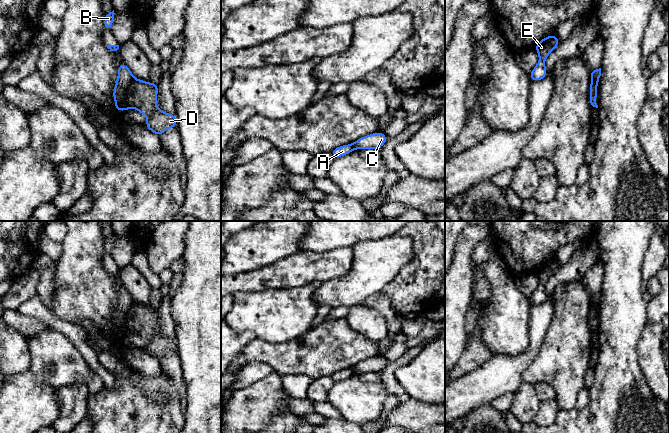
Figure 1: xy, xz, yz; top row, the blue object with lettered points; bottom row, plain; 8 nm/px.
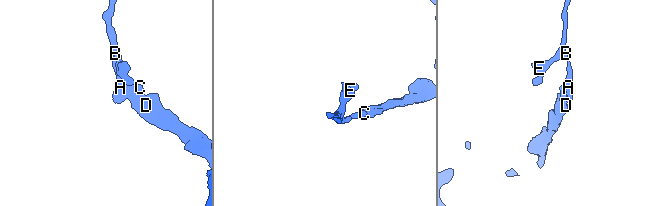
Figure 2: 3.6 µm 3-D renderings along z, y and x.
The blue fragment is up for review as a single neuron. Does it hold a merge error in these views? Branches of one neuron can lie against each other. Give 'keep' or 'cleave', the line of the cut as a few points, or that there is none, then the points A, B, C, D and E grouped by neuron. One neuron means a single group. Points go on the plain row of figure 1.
cleave; cut xy (133, 301), (129, 311), (130, 330); groups A B E / C D

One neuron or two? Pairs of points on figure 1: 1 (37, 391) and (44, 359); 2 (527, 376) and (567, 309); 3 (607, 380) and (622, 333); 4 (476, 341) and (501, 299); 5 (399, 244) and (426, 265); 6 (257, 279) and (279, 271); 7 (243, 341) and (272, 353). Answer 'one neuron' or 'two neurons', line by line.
1: two neurons
2: one neuron
3: one neuron
4: two neurons
5: two neurons
6: one neuron
7: two neurons

